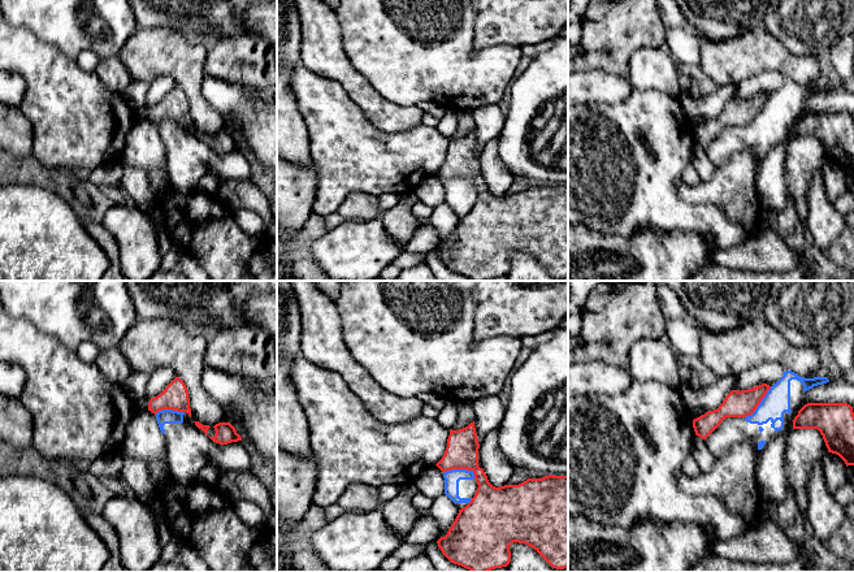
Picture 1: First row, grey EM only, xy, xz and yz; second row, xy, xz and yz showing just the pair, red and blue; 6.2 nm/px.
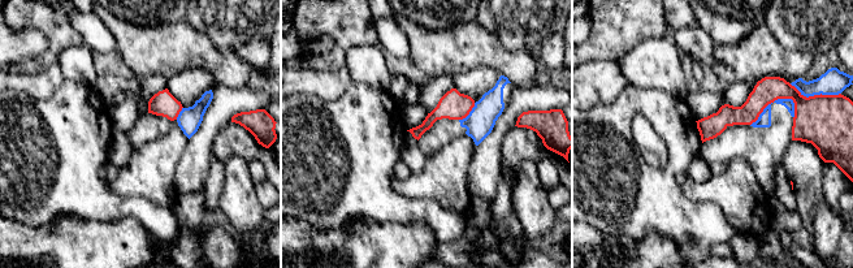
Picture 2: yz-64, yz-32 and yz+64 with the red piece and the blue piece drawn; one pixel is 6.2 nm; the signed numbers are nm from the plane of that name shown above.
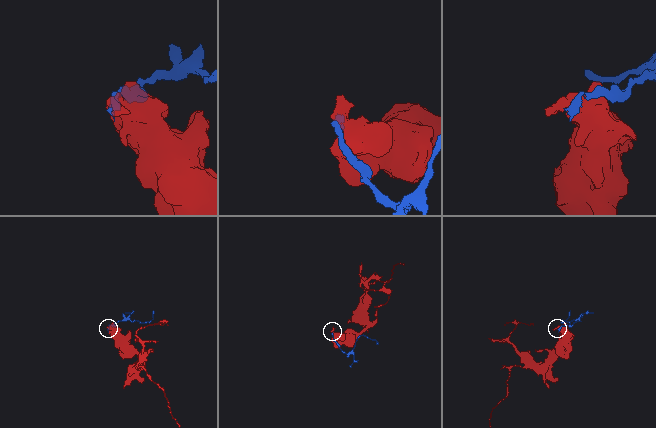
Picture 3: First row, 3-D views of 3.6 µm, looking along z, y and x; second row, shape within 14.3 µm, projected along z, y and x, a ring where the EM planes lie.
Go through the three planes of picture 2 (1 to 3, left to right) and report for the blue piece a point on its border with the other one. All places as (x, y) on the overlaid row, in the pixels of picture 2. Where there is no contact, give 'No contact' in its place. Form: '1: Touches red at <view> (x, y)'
1: Touches red at yz-64 (178, 113)
2: Touches red at yz-32 (468, 113)
3: Touches red at yz+64 (770, 103)

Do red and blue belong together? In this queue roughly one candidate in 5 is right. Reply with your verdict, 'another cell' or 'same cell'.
another cell

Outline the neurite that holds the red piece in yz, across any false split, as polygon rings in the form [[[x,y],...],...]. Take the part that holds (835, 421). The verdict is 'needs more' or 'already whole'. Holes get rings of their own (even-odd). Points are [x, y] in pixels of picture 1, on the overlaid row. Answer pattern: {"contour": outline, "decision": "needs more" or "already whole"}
{"contour": [[[807,403],[793,420],[793,429],[818,429],[828,452],[854,465],[854,412],[848,403]]], "decision": "already whole"}

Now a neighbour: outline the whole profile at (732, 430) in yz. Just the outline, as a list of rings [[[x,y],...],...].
[[[792,370],[771,386],[755,412],[746,417],[727,417],[705,439],[714,458],[720,458],[733,445],[750,439],[757,450],[757,460],[766,446],[786,429],[792,412],[802,400],[803,393],[829,382],[827,377],[805,378]]]

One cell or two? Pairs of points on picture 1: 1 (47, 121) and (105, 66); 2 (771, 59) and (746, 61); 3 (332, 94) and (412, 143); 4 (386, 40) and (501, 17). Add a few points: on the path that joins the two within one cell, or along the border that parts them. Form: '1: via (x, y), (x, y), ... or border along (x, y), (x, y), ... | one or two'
1: border along (92, 70), (113, 91) | two
2: via (764, 59), (753, 59) | one
3: via (347, 116), (372, 141), (386, 141), (390, 143) | one
4: border along (476, 13), (475, 46), (481, 50) | two

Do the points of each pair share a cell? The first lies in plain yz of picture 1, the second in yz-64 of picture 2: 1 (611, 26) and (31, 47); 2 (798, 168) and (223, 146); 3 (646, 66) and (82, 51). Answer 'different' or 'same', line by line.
1: different
2: same
3: same

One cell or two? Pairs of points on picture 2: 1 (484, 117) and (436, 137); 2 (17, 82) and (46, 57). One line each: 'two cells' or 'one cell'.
1: one cell
2: two cells

